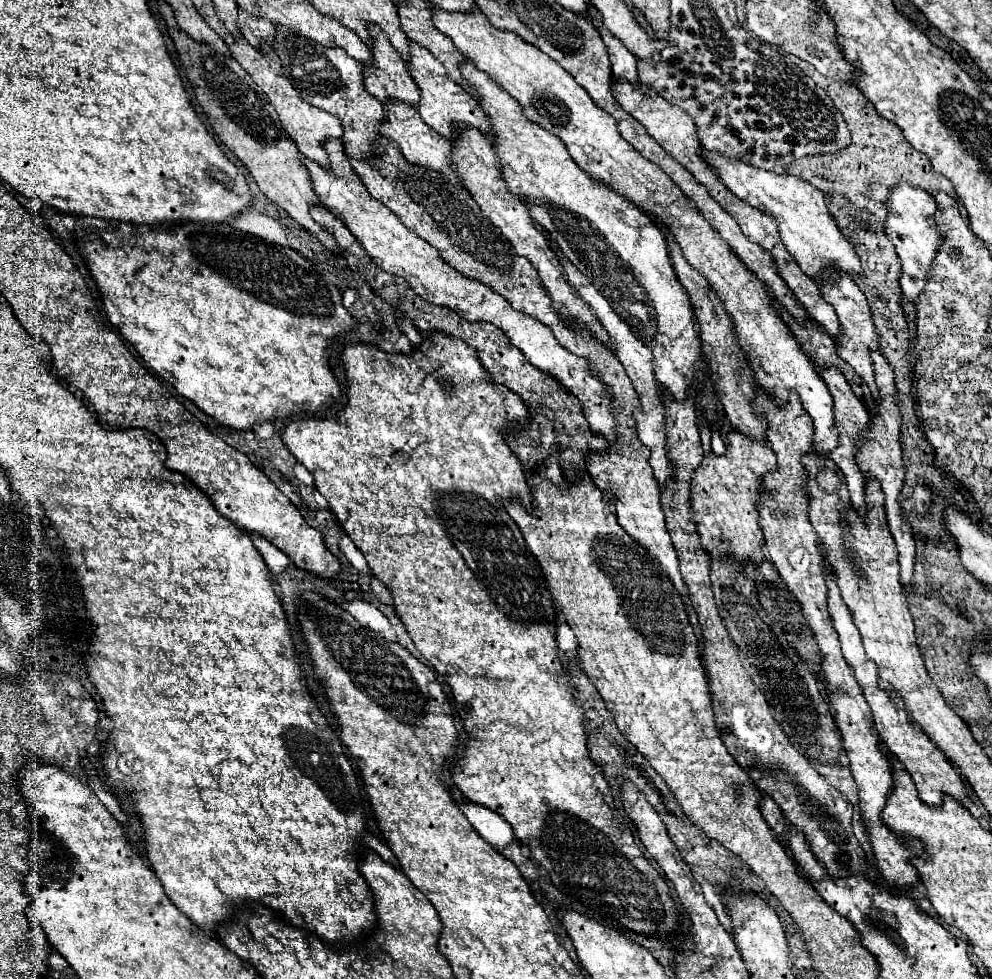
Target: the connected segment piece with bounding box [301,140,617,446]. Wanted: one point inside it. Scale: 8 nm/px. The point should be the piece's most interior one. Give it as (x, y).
(396, 249)

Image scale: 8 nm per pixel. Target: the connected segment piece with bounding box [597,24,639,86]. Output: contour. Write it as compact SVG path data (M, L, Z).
M597 24L597 26L599 26L599 34L607 46L615 80L627 80L631 86L637 86L639 84L637 70L635 70L637 58L615 36L611 36L611 32L605 26L601 26L601 24Z

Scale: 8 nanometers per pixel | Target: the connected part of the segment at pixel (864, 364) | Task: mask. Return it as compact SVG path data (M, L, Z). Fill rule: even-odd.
M843 276L843 280L839 280L839 284L835 284L835 288L823 288L823 284L819 284L821 292L823 292L823 298L835 308L837 312L837 318L845 330L843 334L843 344L837 346L837 354L853 366L853 370L867 382L873 398L879 402L879 390L877 390L877 384L875 384L875 372L873 372L873 362L871 362L871 352L873 350L879 350L879 334L875 330L875 324L873 324L873 316L871 316L871 308L867 304L867 298L865 294L859 290L859 286L851 280L851 276Z

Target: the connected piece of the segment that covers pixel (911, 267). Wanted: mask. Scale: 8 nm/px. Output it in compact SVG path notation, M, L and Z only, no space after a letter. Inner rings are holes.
M901 184L899 188L893 190L893 194L887 202L887 208L889 208L889 214L887 214L885 234L895 244L899 260L903 264L901 290L907 298L911 298L911 302L917 302L927 284L927 274L937 256L937 248L941 248L941 244L943 244L943 236L937 232L939 228L933 222L933 218L937 214L937 204L935 204L933 196L923 192L921 188L913 188L911 184Z

